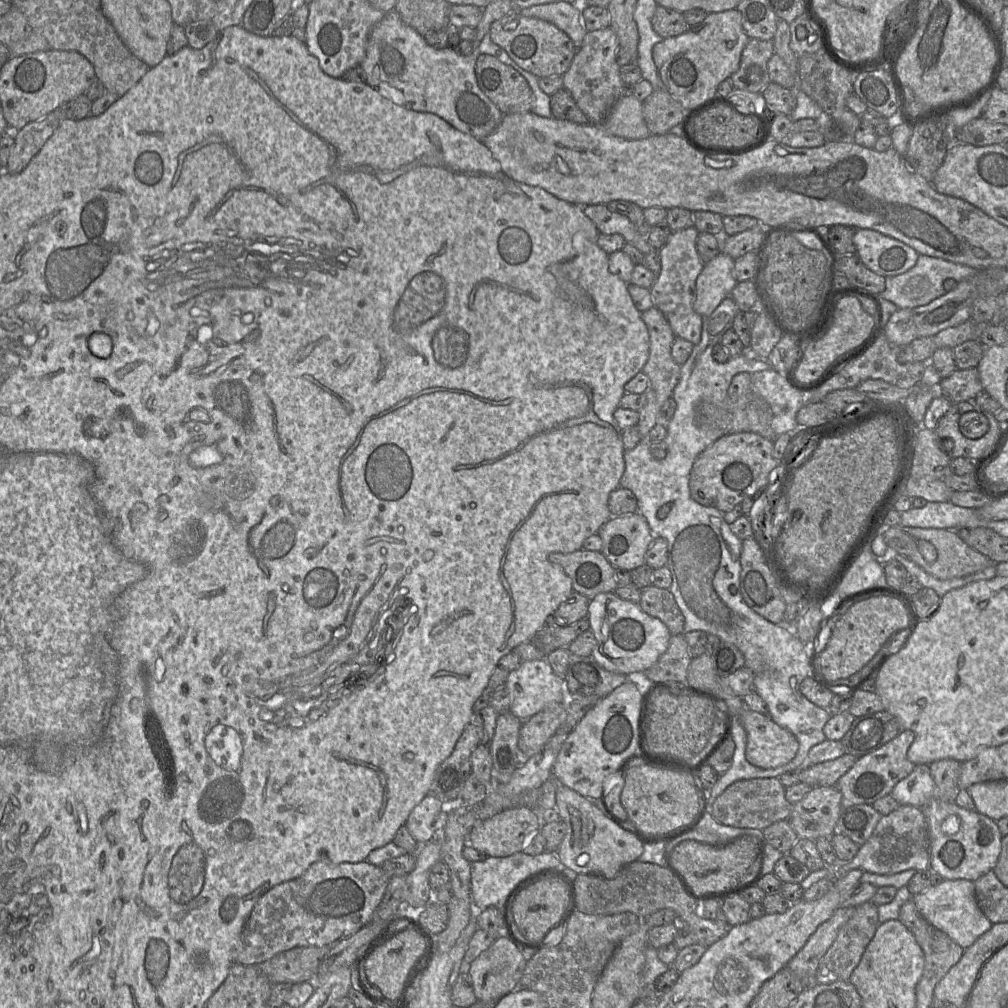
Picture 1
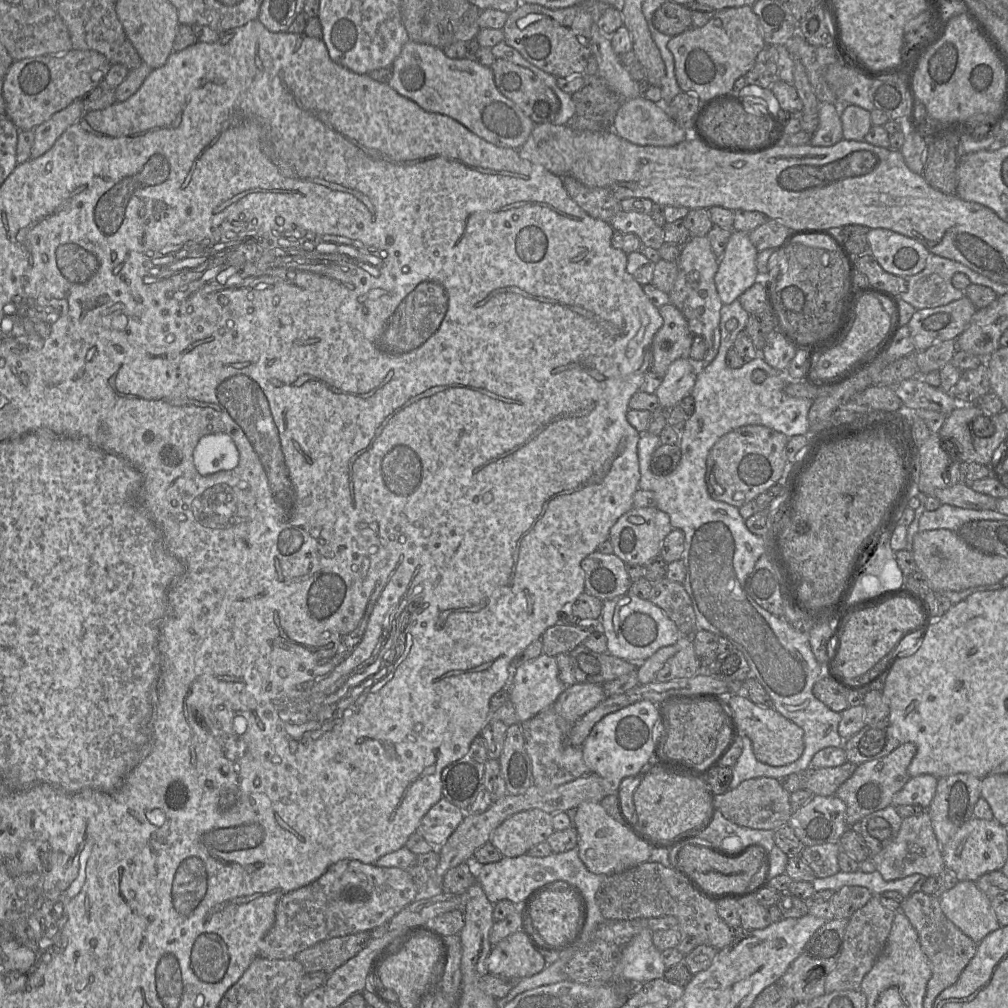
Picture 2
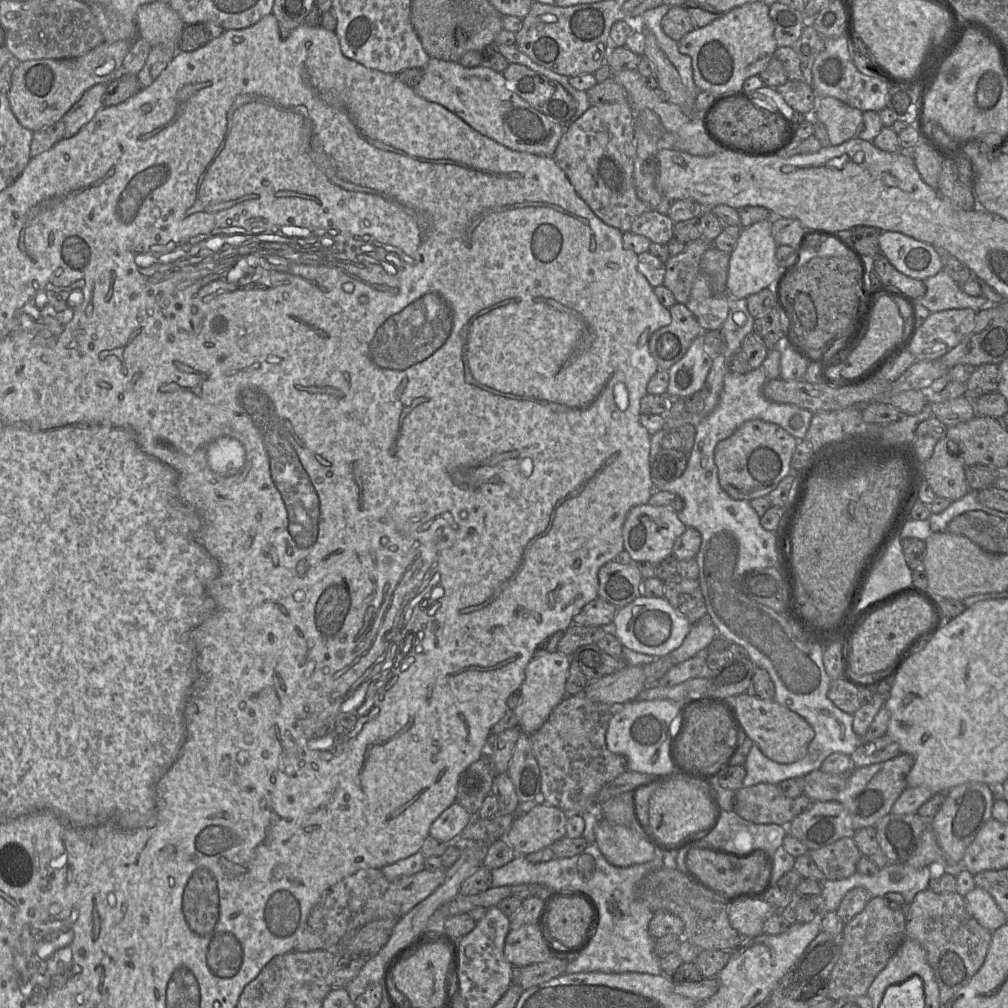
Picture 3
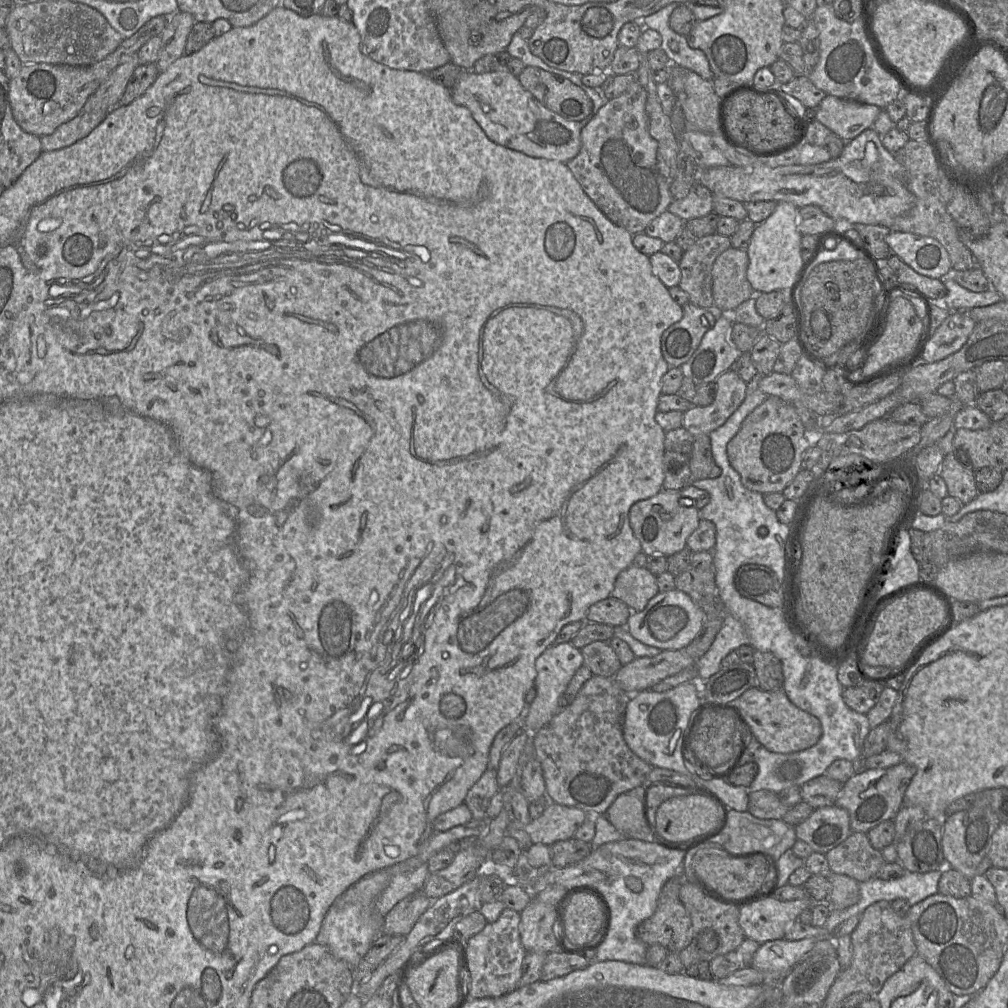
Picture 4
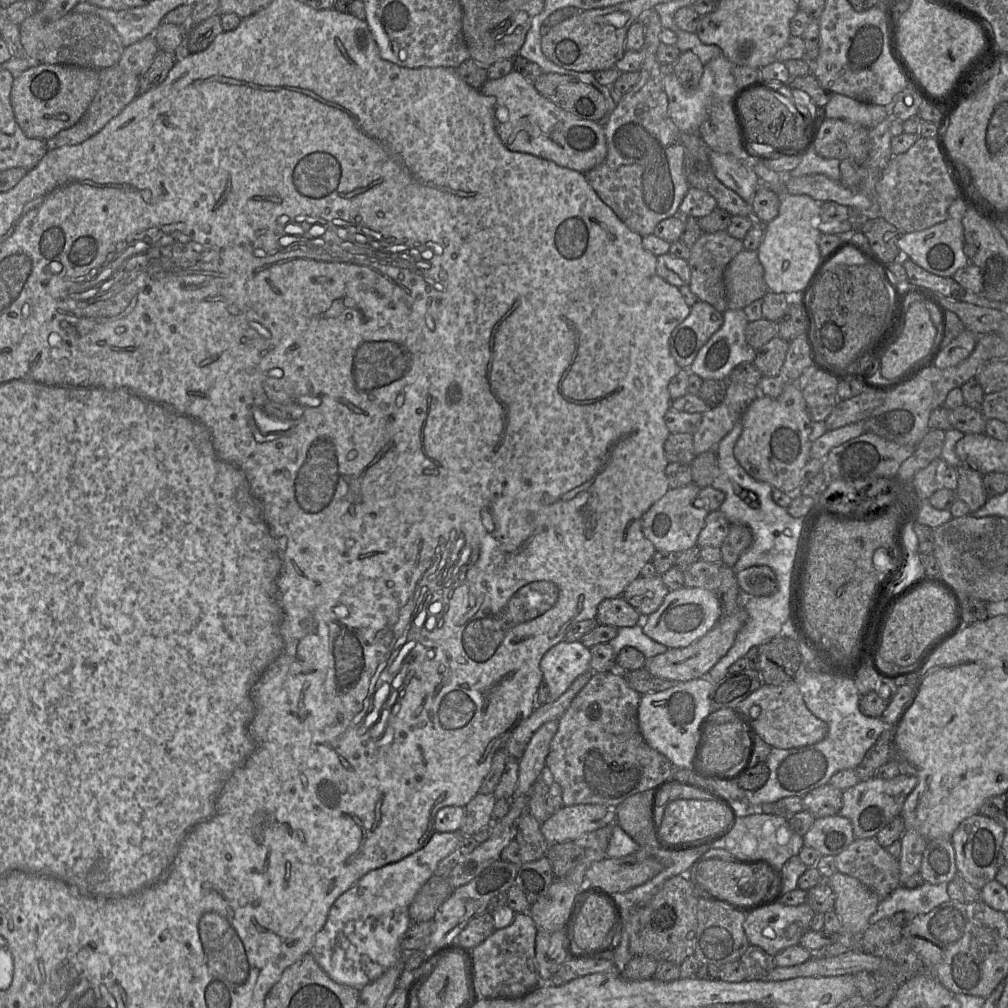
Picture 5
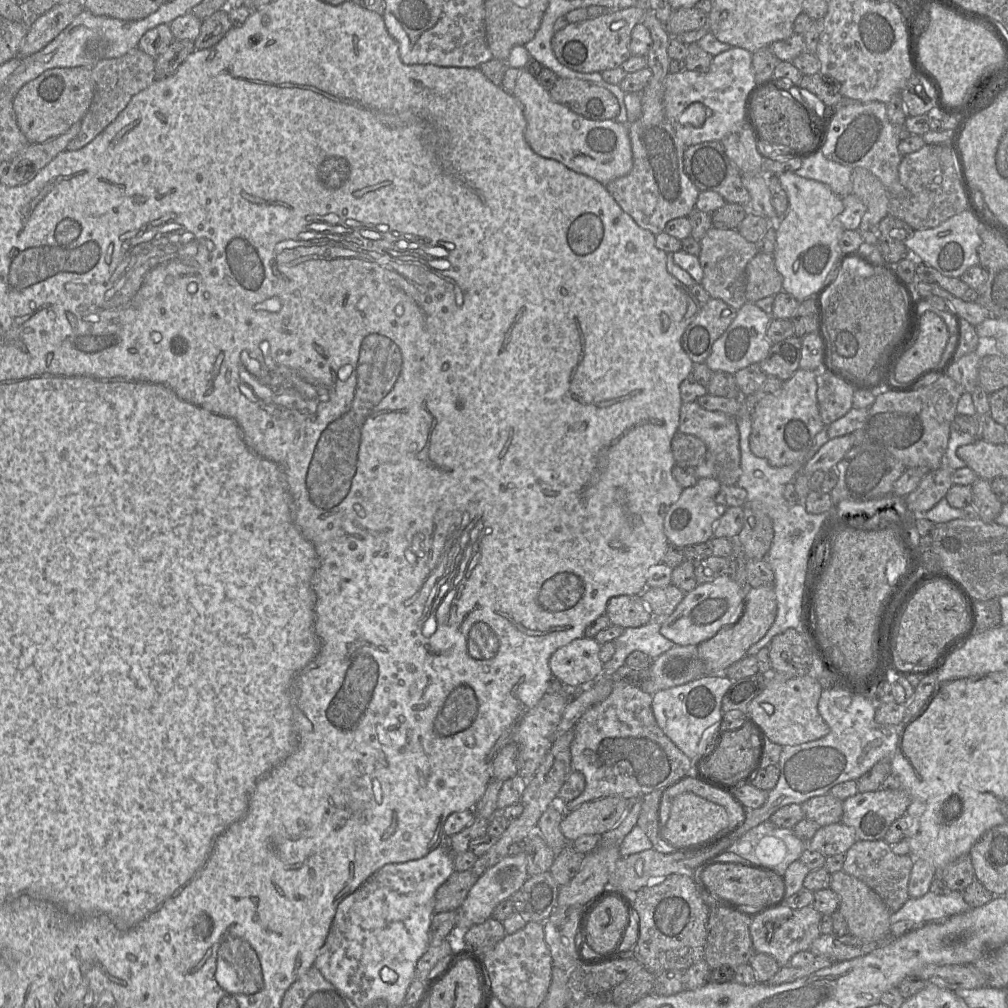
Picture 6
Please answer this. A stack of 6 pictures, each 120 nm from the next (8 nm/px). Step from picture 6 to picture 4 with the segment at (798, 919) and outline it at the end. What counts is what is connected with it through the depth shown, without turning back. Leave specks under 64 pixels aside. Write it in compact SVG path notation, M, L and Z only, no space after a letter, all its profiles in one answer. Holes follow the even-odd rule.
M767 898L740 909L738 923L743 931L745 938L751 939L758 944L784 938L785 928L795 921L798 915L806 909L812 909L814 904L810 900L796 899L792 901L778 901Z

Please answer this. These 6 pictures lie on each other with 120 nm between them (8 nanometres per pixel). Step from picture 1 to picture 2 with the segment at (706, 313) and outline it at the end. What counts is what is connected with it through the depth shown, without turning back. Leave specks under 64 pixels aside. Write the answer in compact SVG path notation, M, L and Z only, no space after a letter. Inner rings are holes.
M732 231L732 235L719 259L714 281L723 305L731 304L760 280L756 267L758 250L749 239L750 232Z

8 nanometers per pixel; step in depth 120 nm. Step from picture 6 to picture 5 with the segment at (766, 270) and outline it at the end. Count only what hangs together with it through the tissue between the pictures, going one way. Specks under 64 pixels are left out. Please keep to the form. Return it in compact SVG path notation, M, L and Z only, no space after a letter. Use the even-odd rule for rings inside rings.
M743 249L727 265L724 286L728 309L744 309L768 292L757 250Z

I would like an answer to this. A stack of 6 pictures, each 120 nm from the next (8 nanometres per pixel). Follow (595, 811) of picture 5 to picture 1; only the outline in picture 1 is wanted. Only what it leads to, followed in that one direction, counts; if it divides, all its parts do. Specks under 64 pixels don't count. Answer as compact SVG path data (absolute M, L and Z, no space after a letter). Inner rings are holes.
M512 807L483 820L477 820L468 833L468 845L488 857L506 857L522 851L533 834L540 830L537 815L528 807Z

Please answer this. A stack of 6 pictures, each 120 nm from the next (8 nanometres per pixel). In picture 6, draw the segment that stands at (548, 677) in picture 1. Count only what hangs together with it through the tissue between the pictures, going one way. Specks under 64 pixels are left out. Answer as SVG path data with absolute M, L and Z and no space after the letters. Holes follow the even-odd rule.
M582 637L560 647L549 660L552 674L569 690L583 689L603 676L600 646L594 638Z

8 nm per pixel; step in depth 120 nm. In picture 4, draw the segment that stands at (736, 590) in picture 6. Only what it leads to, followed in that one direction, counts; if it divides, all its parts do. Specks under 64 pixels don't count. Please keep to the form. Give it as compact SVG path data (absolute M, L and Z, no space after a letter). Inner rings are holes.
M682 591L659 592L639 612L632 612L626 628L641 643L661 650L680 650L689 645L703 627L705 611Z

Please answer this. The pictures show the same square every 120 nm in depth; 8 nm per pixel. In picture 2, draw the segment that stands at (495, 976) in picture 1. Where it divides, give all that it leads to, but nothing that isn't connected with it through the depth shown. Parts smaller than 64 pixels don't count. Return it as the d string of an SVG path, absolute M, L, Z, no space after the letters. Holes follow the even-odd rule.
M525 928L493 945L487 959L489 974L507 978L527 978L547 967L543 955Z

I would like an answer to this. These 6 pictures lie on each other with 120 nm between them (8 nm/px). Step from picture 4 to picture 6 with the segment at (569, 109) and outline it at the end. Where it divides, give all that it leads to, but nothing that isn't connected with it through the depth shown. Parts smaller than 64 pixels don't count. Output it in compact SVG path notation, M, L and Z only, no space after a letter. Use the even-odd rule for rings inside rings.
M559 77L549 93L556 102L587 119L614 120L620 113L618 99L590 81Z

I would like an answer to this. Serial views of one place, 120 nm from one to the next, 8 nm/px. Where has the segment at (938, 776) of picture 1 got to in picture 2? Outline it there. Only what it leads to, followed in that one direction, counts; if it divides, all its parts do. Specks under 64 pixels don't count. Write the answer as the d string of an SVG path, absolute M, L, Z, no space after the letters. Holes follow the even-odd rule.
M967 773L938 778L936 793L927 808L940 846L974 817L974 807L981 798L981 779Z

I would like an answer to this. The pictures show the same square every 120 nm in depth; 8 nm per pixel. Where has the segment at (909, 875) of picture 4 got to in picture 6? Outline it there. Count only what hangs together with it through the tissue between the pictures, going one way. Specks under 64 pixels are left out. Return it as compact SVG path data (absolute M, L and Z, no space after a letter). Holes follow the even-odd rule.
M927 892L920 898L909 898L896 912L891 914L891 923L909 920L916 926L931 922L941 922L951 916L962 914L971 909L964 901L961 892L948 894Z

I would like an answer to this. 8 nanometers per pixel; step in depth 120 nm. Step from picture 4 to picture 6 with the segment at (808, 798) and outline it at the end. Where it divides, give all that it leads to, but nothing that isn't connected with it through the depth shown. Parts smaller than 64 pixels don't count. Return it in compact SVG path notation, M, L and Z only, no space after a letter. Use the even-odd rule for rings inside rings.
M828 794L816 796L801 804L805 817L820 827L841 822L843 801Z

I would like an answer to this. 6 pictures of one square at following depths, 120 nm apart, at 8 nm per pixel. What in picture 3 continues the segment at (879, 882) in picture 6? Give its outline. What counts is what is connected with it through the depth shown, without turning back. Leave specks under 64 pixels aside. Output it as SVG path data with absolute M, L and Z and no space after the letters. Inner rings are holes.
M851 835L819 849L809 850L809 856L823 872L826 880L836 881L852 876L862 854Z

